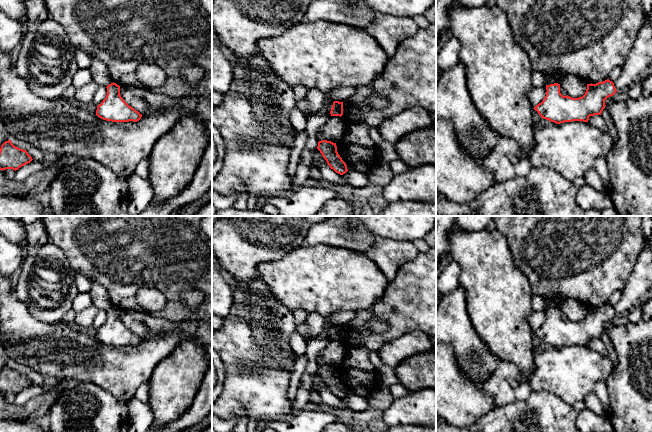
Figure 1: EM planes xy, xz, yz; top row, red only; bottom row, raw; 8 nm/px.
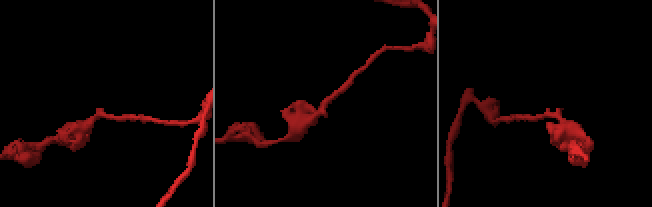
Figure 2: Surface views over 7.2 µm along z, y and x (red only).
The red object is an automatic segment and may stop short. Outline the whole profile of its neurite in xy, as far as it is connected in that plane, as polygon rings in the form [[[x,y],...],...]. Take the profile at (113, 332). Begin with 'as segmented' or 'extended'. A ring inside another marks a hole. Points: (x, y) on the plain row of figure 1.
as segmented | [[[111,307],[107,311],[105,323],[97,330],[96,339],[106,345],[137,346],[142,338],[129,330],[120,319],[120,310]]]

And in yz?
as segmented | [[[609,303],[596,308],[587,308],[585,318],[579,322],[563,320],[560,308],[546,309],[546,320],[534,331],[541,342],[556,348],[572,345],[588,346],[590,340],[601,339],[605,324],[617,314]]]

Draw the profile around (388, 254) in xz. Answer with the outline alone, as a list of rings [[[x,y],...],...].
[[[378,239],[372,245],[370,258],[377,264],[390,283],[396,278],[398,268],[416,259],[419,253],[411,241]]]

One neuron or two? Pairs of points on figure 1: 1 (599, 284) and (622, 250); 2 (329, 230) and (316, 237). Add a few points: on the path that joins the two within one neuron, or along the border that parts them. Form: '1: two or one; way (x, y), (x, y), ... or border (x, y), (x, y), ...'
1: one; way (599, 276), (599, 273), (614, 258)
2: one; way (326, 233), (319, 234)

